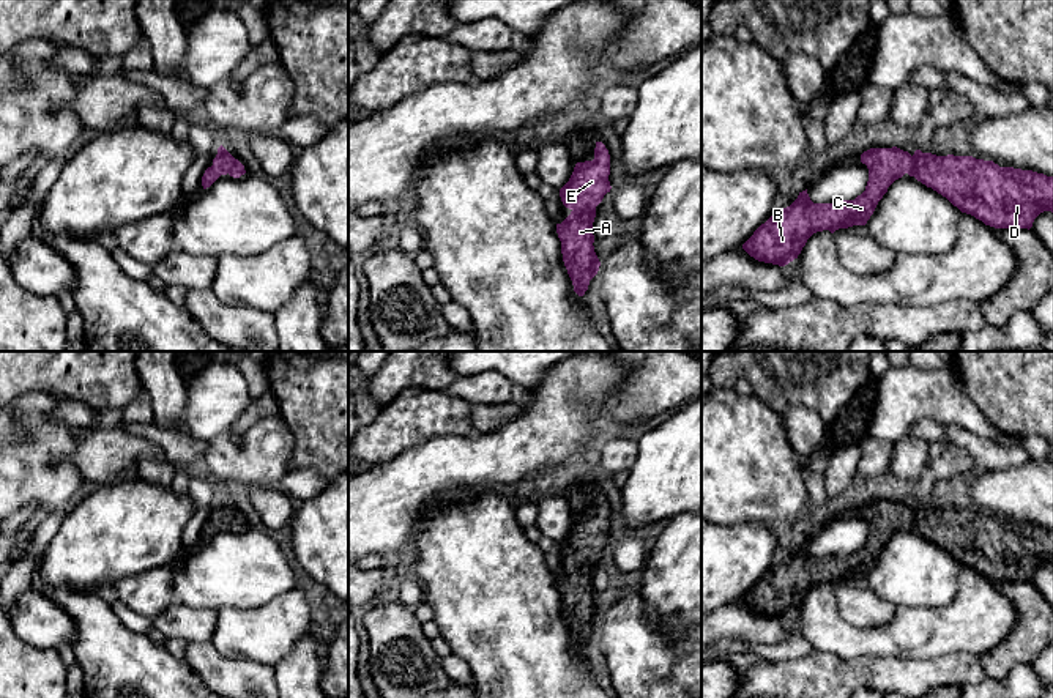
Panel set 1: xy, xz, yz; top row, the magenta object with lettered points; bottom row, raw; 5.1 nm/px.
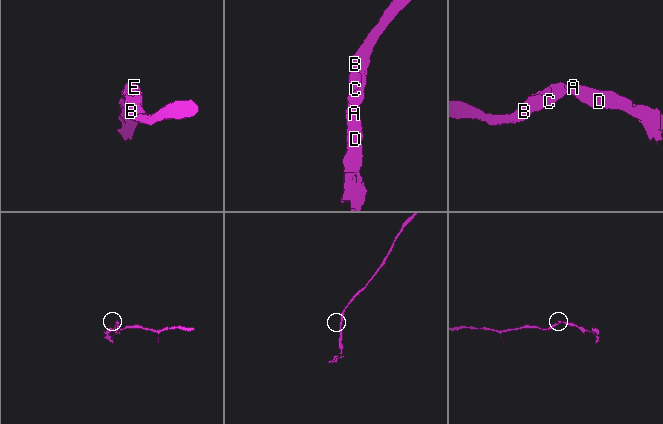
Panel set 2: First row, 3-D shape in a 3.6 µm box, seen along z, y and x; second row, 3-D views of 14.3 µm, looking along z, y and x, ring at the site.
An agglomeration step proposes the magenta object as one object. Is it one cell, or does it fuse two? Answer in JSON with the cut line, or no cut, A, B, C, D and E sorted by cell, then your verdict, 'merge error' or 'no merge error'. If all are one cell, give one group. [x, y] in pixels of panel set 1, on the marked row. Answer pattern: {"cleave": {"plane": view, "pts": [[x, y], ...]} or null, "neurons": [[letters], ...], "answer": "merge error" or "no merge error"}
{"cleave": null, "neurons": [["A", "B", "C", "D", "E"]], "answer": "no merge error"}

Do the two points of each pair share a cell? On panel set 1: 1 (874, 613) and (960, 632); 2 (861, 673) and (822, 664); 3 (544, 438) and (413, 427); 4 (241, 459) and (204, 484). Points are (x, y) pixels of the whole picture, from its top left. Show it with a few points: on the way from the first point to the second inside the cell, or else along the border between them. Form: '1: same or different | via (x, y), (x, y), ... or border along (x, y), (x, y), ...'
1: different | border along (897, 608), (881, 626), (856, 626)
2: same | via (852, 673), (831, 673)
3: different | border along (475, 432), (437, 438)
4: different | border along (204, 471), (221, 490)

